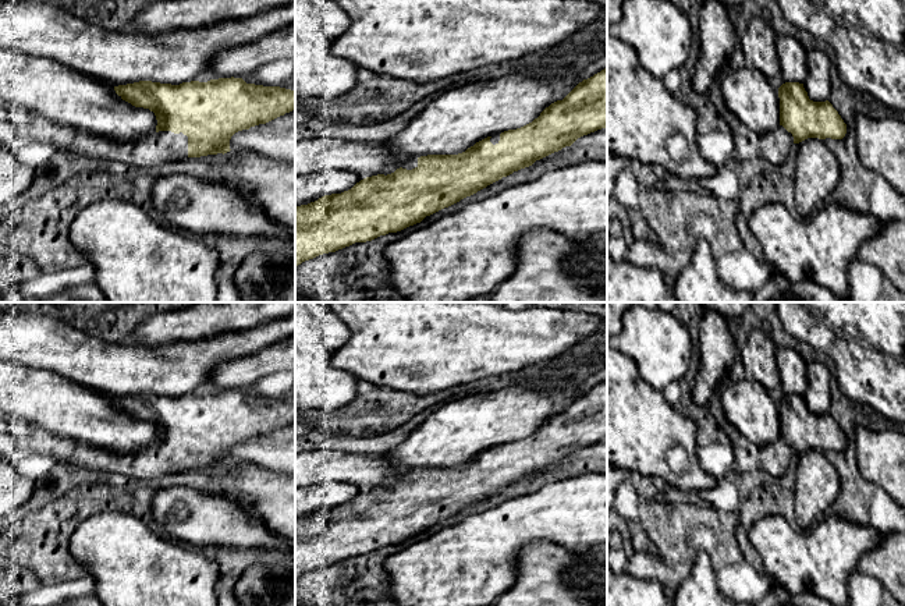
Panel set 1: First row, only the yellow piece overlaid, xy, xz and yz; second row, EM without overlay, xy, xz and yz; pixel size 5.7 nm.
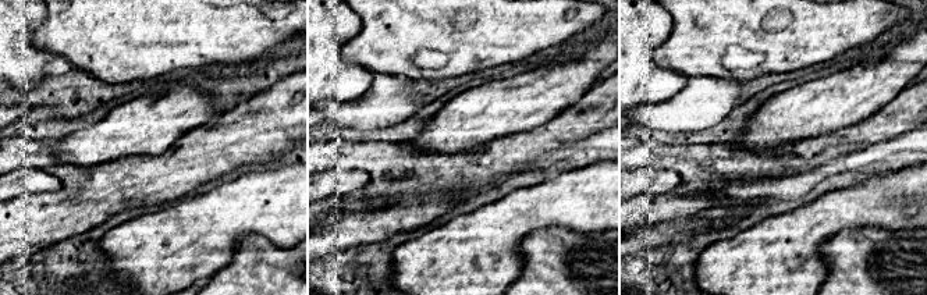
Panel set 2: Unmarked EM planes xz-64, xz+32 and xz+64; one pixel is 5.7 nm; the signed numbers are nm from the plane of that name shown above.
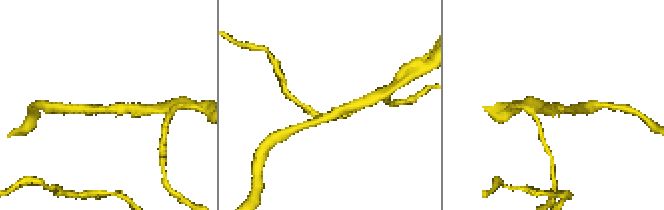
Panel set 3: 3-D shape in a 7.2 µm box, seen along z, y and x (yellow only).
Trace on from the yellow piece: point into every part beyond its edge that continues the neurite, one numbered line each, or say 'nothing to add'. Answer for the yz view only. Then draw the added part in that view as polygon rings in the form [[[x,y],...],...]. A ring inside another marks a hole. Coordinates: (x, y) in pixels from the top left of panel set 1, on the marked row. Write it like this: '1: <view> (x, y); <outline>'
1: yz (774, 145); [[[782,125],[760,135],[760,153],[777,169],[787,160],[794,137]]]

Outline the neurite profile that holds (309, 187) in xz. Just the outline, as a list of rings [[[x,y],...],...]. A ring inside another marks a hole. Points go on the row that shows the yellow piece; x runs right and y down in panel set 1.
[[[323,169],[295,176],[295,208],[317,201],[324,195],[341,194],[358,182],[358,176],[337,169]]]

